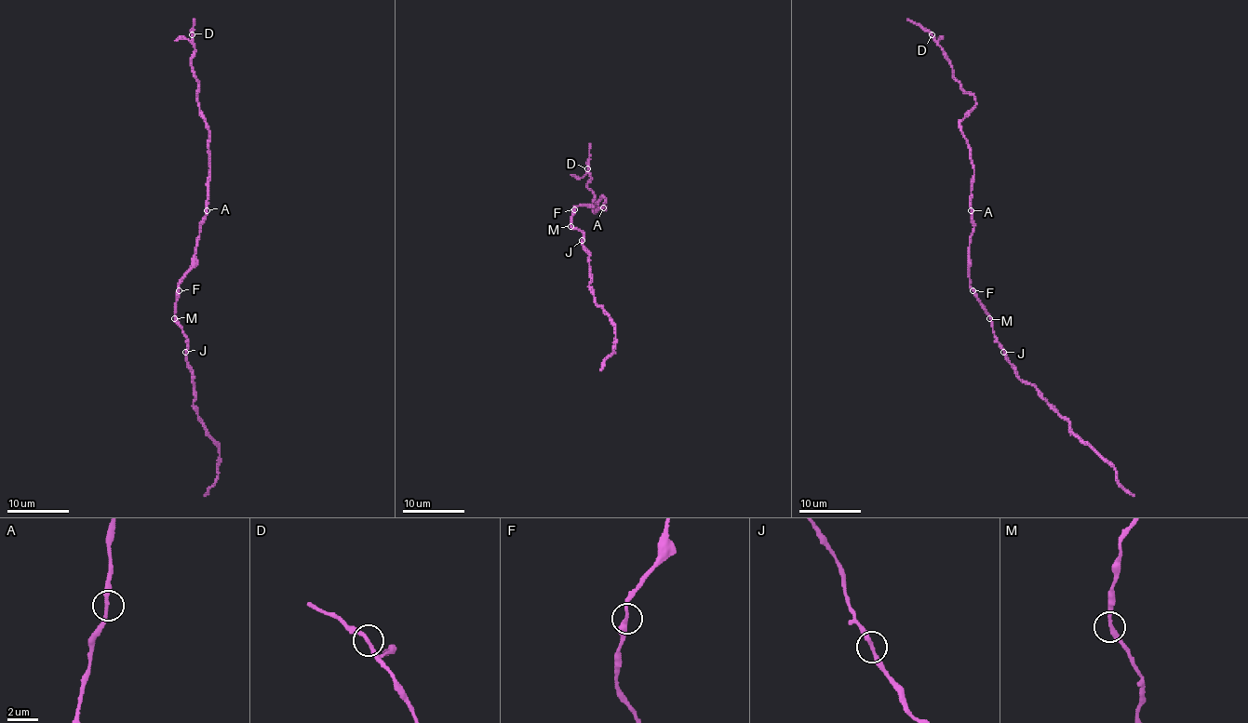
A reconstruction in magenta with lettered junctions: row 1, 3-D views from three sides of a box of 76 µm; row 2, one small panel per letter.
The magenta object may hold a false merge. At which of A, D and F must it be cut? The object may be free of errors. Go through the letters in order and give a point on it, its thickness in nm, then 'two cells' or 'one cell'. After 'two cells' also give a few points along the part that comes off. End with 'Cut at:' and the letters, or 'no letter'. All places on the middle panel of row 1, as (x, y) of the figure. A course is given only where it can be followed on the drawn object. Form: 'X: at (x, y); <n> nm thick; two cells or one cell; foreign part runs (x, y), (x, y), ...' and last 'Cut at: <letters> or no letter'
A: at (603, 207); 260 nm thick; one cell
D: at (587, 168); 260 nm thick; one cell
F: at (574, 209); 280 nm thick; one cell
Cut at: no letter

